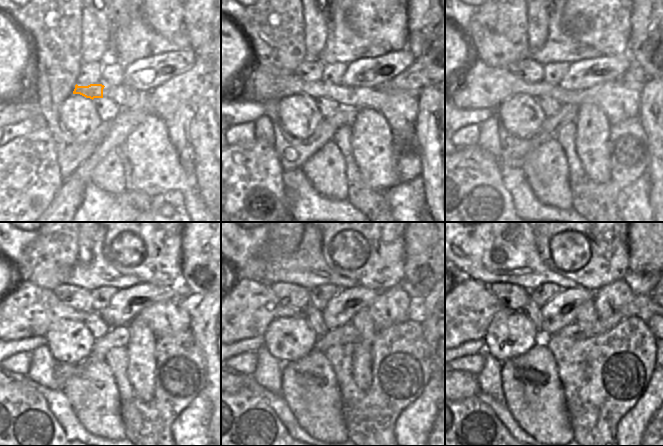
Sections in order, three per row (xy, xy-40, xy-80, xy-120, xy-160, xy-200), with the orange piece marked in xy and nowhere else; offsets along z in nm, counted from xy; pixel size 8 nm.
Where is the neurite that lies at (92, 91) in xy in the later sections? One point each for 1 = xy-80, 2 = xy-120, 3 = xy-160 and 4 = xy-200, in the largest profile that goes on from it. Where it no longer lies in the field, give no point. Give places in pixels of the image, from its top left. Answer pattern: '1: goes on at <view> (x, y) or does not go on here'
1: goes on at xy-80 (481, 86)
2: goes on at xy-120 (29, 310)
3: goes on at xy-160 (246, 311)
4: goes on at xy-200 (465, 311)

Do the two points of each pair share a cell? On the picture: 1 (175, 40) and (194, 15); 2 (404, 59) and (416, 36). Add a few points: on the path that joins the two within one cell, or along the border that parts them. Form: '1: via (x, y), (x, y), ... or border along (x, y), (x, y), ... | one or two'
1: border along (183, 25), (189, 49) | two
2: border along (405, 48), (415, 61) | two

